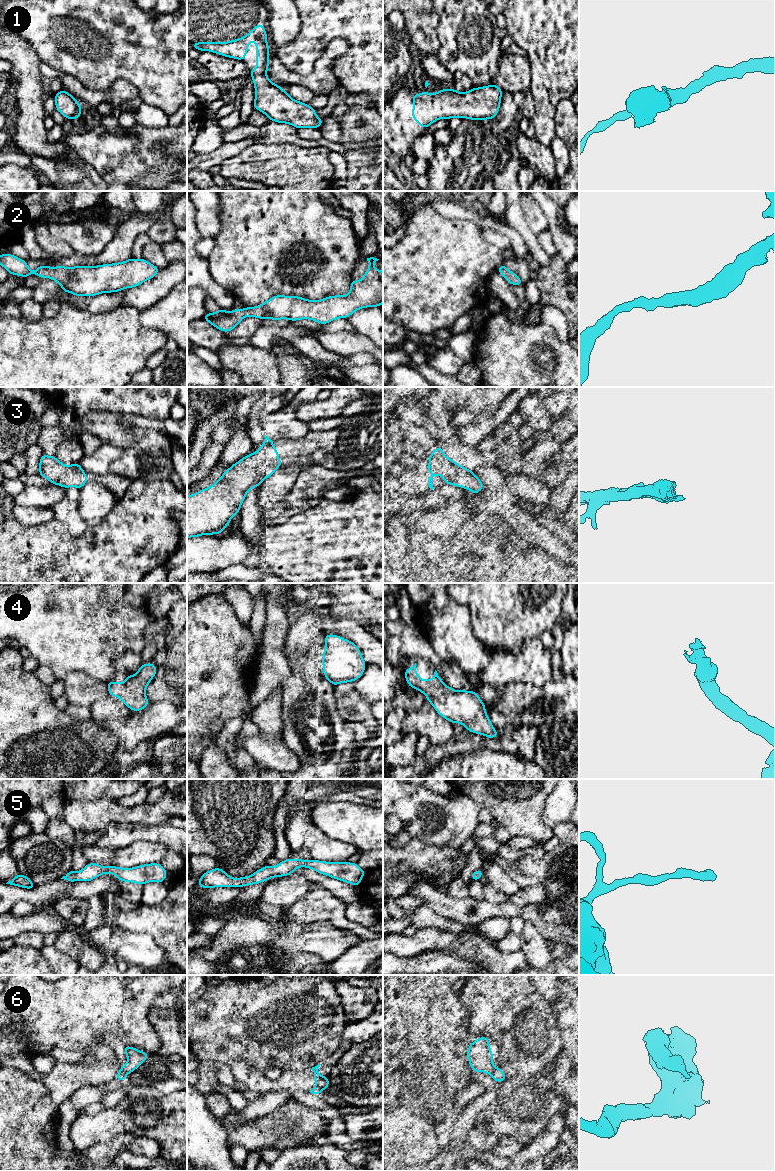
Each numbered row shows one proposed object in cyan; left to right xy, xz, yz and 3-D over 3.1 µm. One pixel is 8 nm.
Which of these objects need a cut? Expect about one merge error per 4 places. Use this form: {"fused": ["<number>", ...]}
{"fused": ["6"]}

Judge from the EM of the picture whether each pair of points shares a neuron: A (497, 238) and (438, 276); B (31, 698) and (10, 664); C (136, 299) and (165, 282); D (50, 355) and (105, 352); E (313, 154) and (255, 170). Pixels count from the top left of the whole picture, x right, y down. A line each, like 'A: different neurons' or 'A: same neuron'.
A: different neurons
B: same neuron
C: same neuron
D: same neuron
E: same neuron

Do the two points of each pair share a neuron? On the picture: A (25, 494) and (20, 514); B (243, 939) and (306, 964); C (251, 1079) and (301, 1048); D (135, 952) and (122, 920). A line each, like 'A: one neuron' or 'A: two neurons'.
A: two neurons
B: two neurons
C: two neurons
D: two neurons

